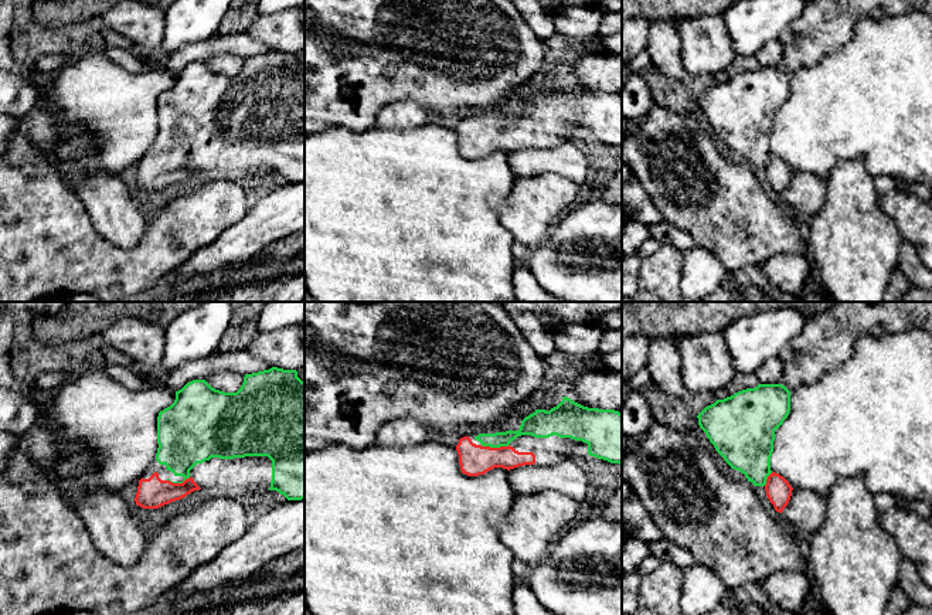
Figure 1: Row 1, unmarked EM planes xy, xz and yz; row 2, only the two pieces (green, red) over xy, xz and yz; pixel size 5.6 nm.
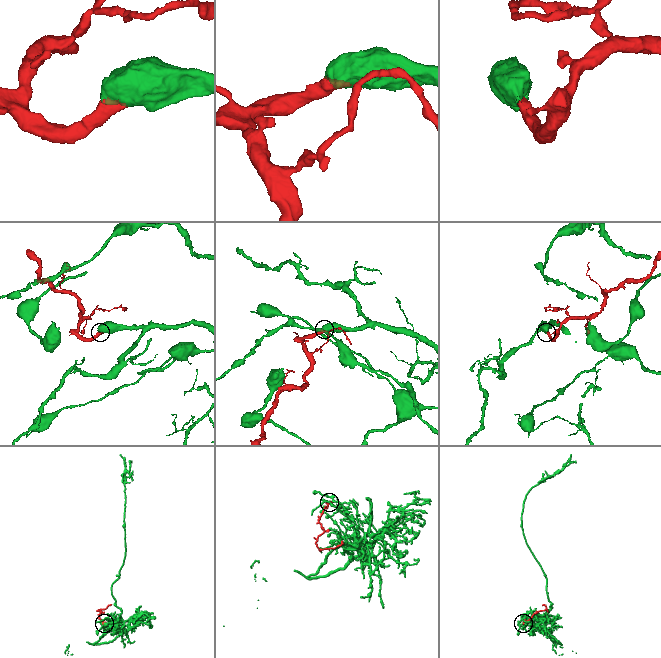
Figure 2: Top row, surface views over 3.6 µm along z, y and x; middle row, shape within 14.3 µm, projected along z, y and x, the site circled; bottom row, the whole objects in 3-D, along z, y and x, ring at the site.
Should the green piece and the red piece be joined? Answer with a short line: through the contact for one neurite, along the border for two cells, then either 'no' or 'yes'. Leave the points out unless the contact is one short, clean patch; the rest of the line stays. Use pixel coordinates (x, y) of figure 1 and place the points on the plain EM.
yes

